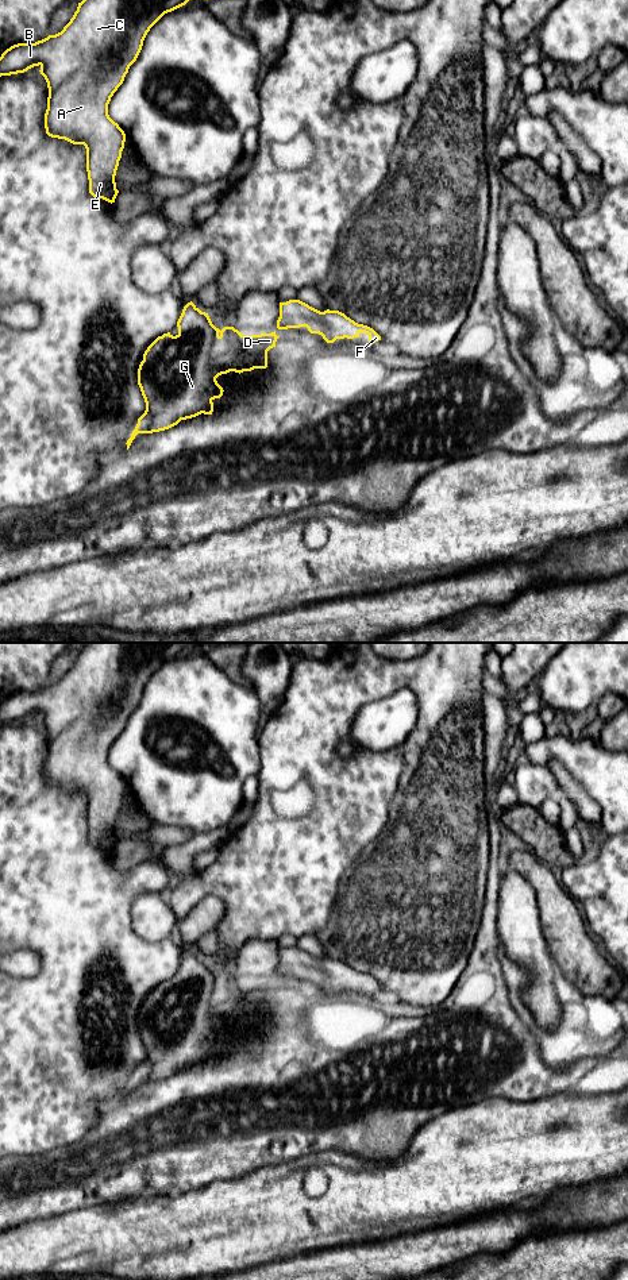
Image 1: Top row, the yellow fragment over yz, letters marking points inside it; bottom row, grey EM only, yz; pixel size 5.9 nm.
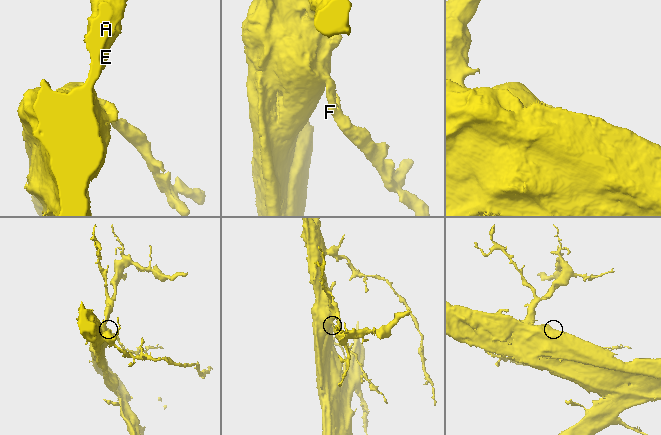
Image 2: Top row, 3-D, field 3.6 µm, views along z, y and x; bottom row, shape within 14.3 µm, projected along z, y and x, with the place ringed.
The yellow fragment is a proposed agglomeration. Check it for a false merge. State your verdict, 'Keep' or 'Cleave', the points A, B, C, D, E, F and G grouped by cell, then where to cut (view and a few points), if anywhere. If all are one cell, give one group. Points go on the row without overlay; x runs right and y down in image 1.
Keep. Groups: A B C D E F G. No split

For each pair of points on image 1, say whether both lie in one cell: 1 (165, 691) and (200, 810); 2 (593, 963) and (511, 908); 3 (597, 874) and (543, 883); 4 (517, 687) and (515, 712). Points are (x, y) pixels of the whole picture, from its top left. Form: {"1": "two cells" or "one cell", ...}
{"1": "one cell", "2": "two cells", "3": "two cells", "4": "one cell"}

